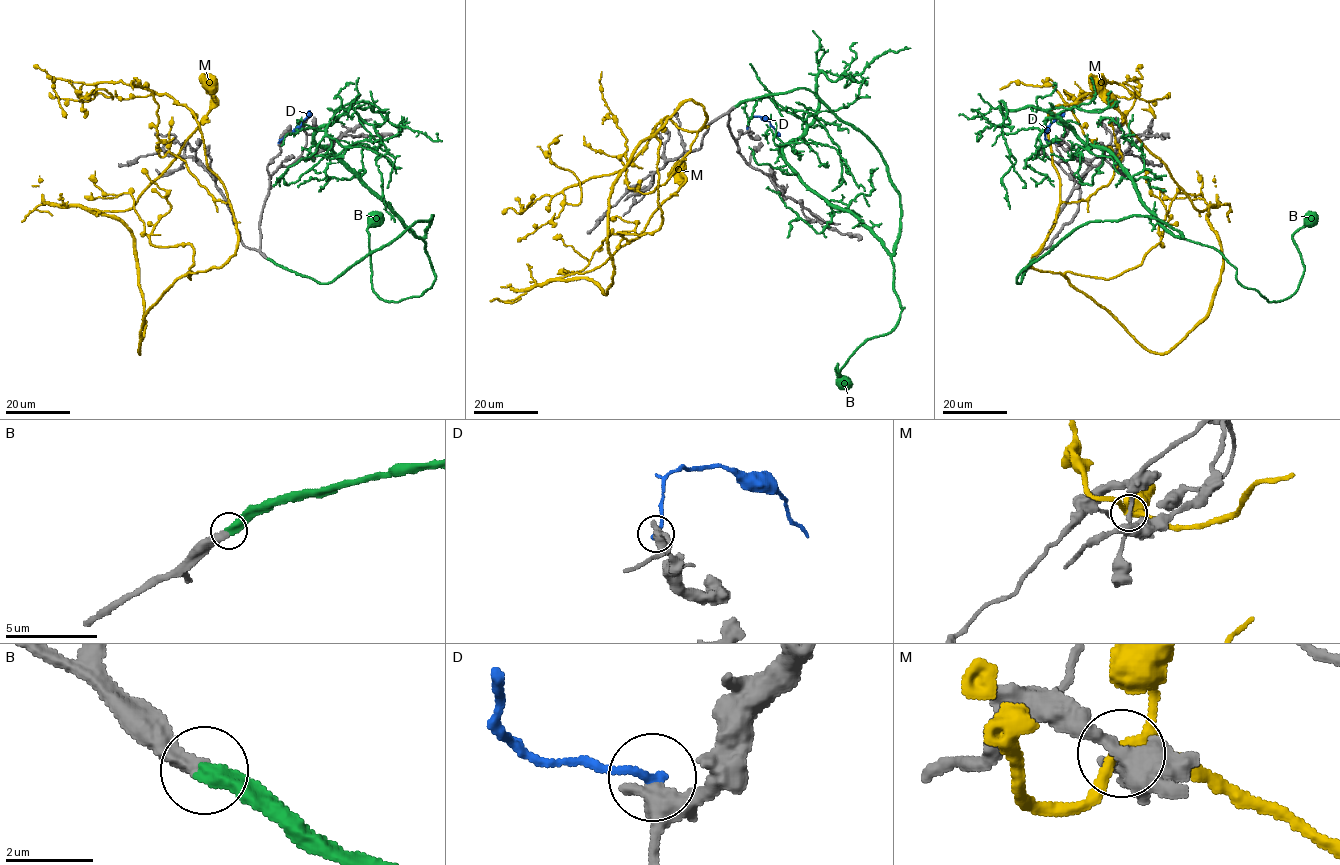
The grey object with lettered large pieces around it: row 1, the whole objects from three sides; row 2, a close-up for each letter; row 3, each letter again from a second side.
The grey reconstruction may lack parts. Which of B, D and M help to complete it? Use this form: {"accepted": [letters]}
{"accepted": ["B"]}

